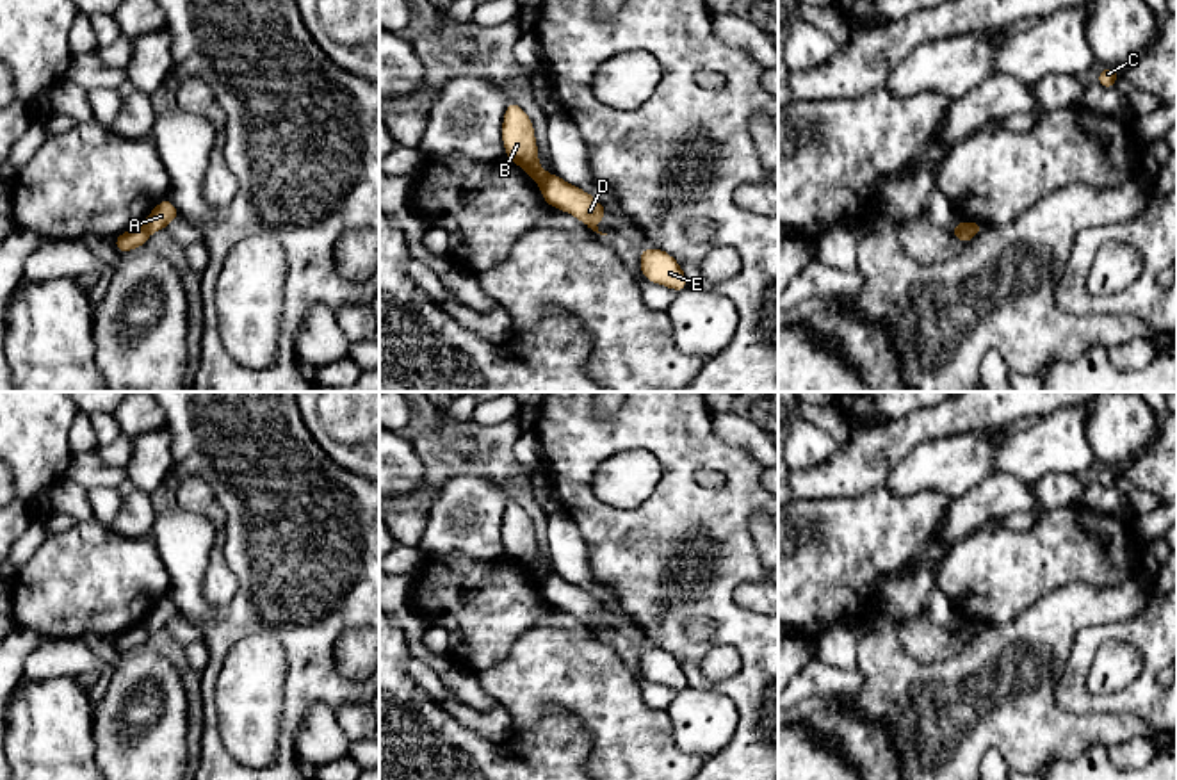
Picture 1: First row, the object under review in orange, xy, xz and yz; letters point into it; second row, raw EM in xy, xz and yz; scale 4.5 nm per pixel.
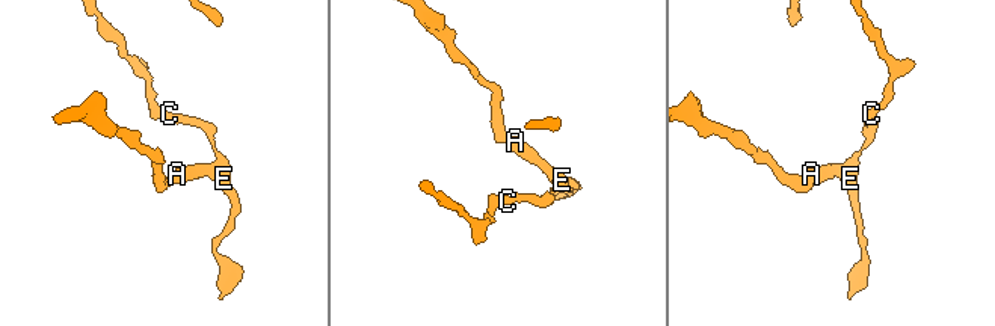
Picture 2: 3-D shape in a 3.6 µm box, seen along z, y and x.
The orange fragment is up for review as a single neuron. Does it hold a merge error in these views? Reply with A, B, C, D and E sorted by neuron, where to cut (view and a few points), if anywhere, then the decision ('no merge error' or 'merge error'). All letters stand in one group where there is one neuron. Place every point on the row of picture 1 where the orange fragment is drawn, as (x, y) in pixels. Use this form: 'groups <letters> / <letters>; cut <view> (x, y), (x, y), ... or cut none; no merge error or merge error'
groups A C D E / B; cut yz (960, 221), (973, 235); merge error

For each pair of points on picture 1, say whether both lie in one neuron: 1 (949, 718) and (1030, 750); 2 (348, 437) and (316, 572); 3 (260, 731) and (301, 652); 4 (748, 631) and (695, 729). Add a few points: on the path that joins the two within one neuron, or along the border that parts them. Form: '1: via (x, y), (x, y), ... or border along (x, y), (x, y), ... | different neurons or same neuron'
1: via (969, 718), (998, 718), (1010, 731) | same neuron
2: border along (310, 437), (333, 462), (360, 476) | different neurons
3: border along (282, 645), (287, 679), (278, 727) | different neurons
4: border along (688, 684), (723, 693), (736, 707), (738, 727) | different neurons

